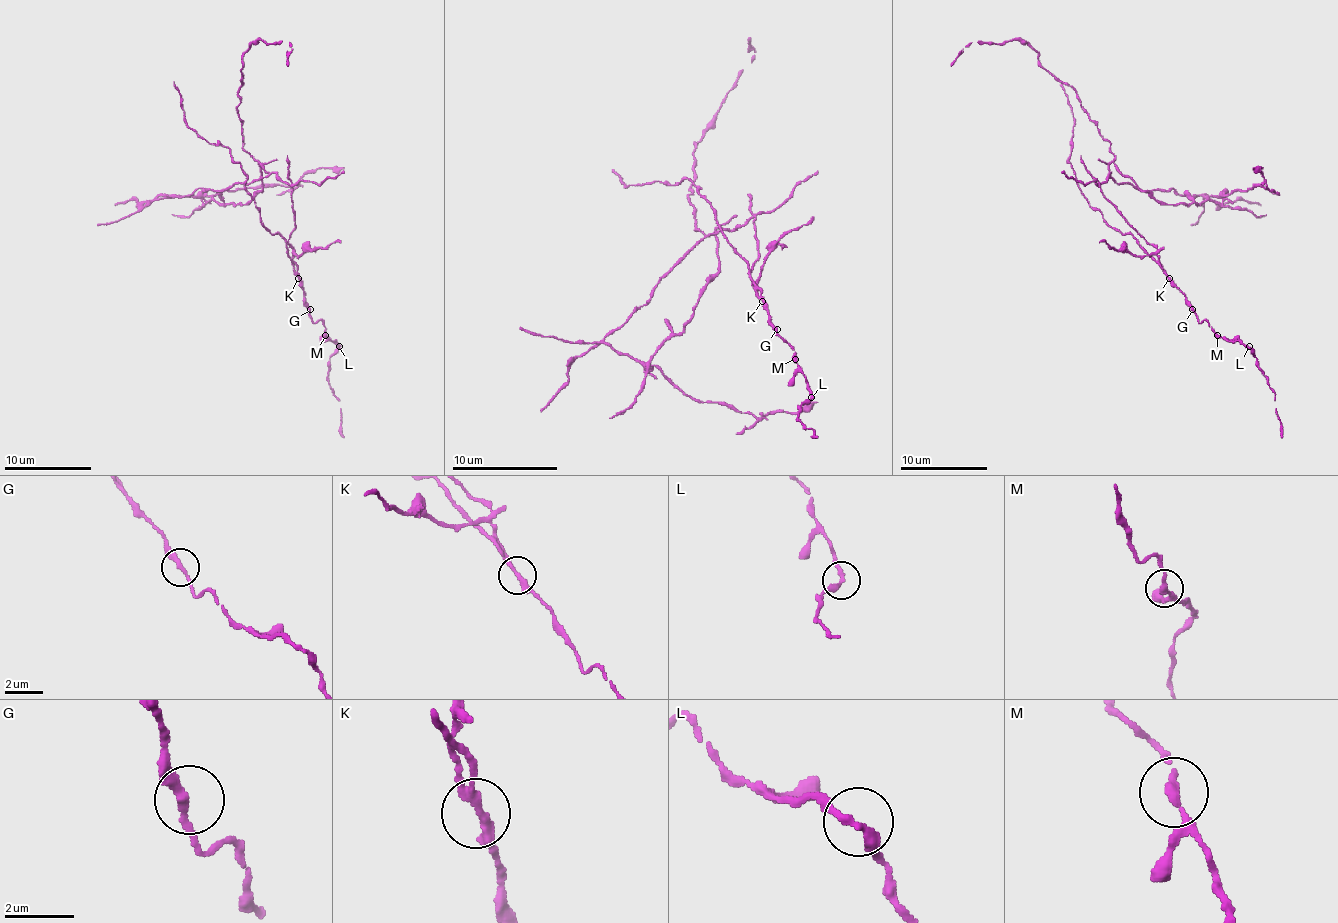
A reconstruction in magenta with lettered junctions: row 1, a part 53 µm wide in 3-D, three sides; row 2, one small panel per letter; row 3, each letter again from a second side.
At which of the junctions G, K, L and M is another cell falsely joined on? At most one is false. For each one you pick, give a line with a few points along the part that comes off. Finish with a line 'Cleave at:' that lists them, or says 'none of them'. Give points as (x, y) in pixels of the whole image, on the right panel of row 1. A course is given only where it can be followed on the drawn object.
K: course (1168, 279), (1160, 253), (1101, 190), (1112, 163), (1170, 205), (1266, 187), (1262, 168), (1253, 168)
Cleave at: K

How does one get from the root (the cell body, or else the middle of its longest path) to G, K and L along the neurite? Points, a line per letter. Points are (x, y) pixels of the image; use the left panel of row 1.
G: (286, 183), (293, 187), (295, 222), (289, 244), (304, 290), (304, 303), (310, 309)
K: (286, 183), (293, 187), (291, 203), (295, 229), (289, 238), (289, 244), (293, 248), (297, 279)
L: (286, 183), (293, 187), (295, 222), (289, 244), (304, 303), (310, 318), (321, 323), (323, 333), (339, 346)

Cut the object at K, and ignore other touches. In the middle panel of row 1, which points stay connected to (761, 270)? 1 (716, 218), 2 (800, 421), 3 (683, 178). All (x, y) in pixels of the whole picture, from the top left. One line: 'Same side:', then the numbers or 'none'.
Same side: none

